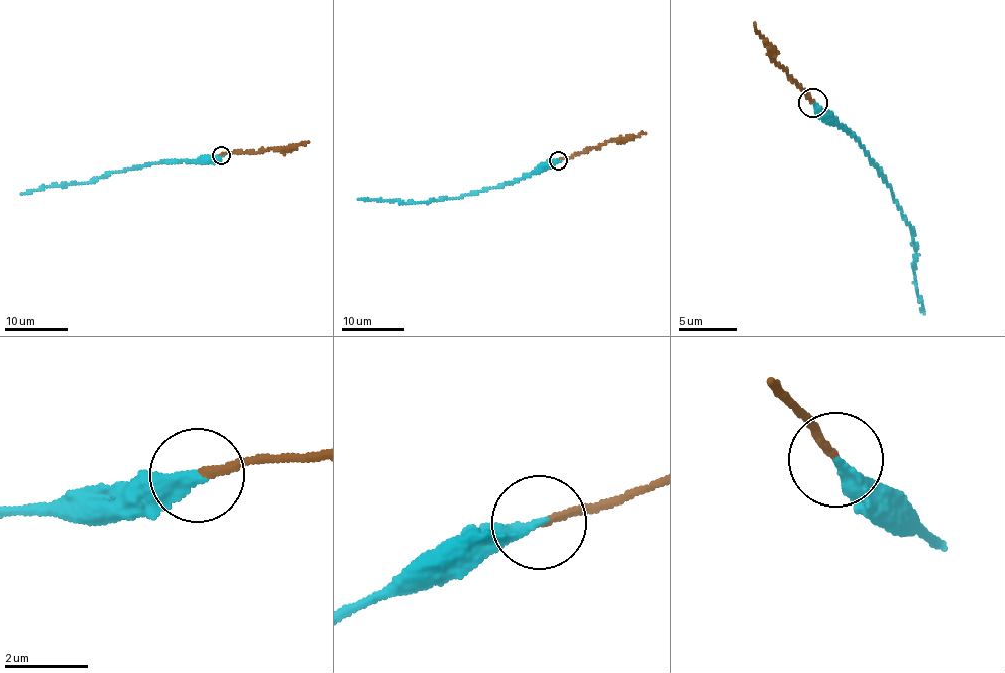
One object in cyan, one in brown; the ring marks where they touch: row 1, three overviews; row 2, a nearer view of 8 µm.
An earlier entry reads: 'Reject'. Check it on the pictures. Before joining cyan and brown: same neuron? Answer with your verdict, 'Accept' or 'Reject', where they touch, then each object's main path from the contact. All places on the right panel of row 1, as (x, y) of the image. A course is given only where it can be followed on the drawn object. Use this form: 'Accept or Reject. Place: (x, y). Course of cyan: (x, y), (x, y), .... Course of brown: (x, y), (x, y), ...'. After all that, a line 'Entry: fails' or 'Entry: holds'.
Accept. Place: (813, 103). Course of cyan: (814, 104), (816, 113), (859, 139), (871, 164), (891, 187), (894, 202), (910, 225), (916, 251), (921, 311). Course of brown: (813, 102), (786, 68), (776, 64), (771, 43), (755, 23)
Entry: fails

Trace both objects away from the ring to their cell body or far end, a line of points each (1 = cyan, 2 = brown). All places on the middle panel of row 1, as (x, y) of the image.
1: (558, 160), (548, 161), (508, 184), (459, 196), (403, 203), (357, 199)
2: (559, 160), (608, 141), (646, 134)

